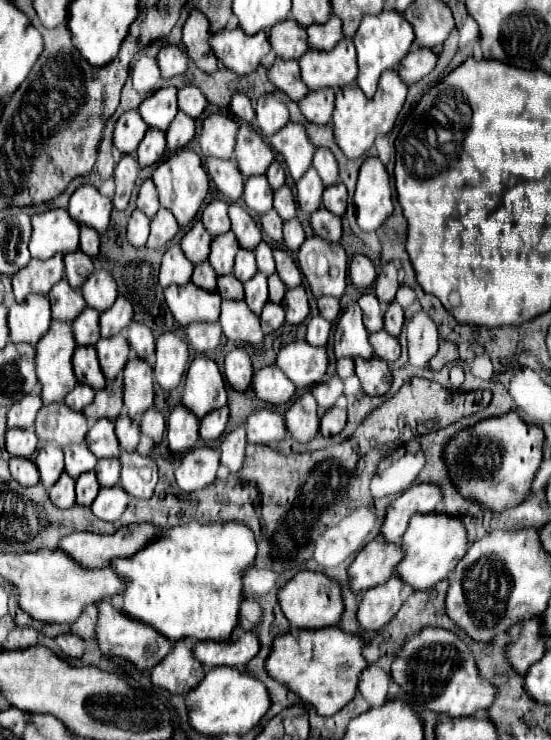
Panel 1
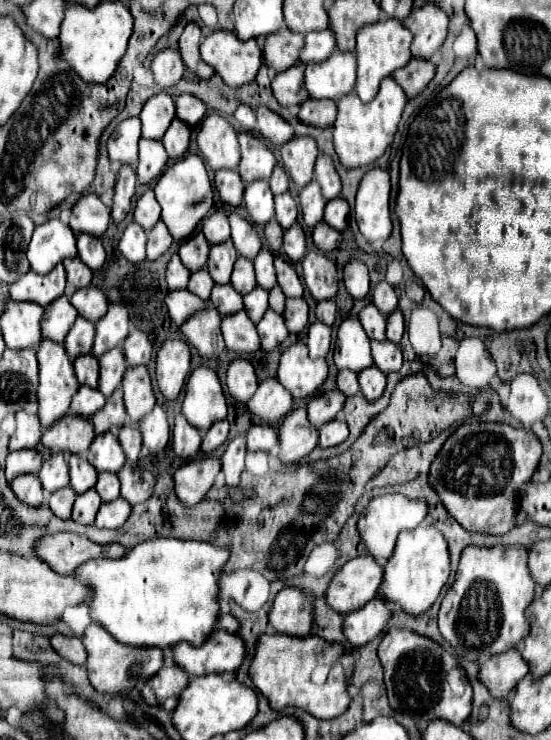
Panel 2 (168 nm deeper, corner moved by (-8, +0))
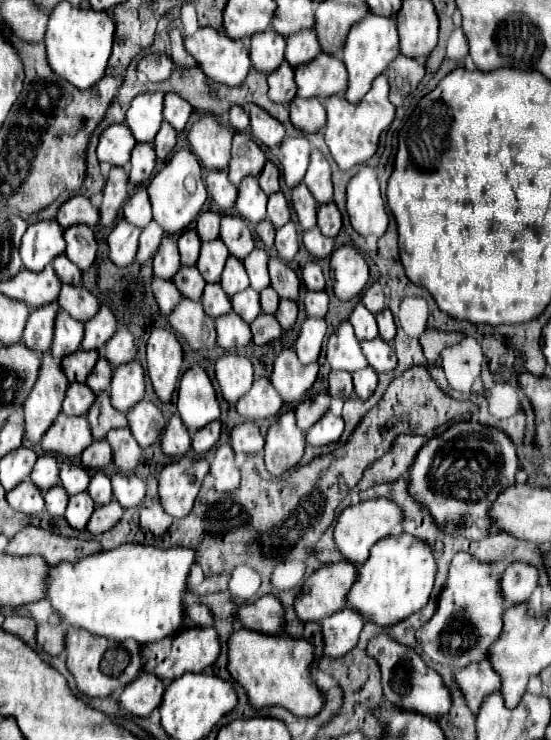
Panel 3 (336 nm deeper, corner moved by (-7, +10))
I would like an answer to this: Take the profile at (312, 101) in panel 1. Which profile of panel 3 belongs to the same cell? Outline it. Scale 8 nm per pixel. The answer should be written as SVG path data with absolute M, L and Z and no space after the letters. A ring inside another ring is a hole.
M296 97L290 103L290 121L294 123L294 127L302 129L304 133L320 131L322 127L326 127L324 101L318 97L312 97L312 99Z

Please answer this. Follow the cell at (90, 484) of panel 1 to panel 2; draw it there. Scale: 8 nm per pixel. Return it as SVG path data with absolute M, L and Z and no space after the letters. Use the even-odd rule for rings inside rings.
M89 489L87 493L77 495L75 505L73 505L71 519L75 523L81 523L81 525L93 525L95 515L99 511L99 505L101 505L101 499L99 499L97 491L95 489Z

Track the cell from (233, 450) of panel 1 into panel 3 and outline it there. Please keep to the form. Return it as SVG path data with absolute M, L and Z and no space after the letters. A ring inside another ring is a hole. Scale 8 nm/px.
M224 443L218 447L210 463L210 473L216 479L214 487L218 491L232 491L240 485L240 469L234 463L234 449L230 443Z

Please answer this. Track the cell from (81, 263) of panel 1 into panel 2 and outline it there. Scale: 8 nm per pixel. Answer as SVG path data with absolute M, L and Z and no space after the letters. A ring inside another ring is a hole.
M75 257L75 259L65 259L65 261L63 261L63 267L65 267L65 273L67 273L67 281L69 281L73 287L77 287L77 289L89 287L93 273L89 271L89 267L85 267L85 265L81 263L81 259L77 259L77 257Z

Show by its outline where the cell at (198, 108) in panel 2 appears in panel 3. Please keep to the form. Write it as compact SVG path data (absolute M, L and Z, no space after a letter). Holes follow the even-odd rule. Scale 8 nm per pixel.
M168 93L164 97L164 119L172 123L178 131L186 127L190 113L192 113L192 105L188 105L188 101L178 93Z

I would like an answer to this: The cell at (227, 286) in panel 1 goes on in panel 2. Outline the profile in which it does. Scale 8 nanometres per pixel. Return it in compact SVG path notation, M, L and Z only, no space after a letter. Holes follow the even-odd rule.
M229 283L227 285L215 285L209 301L221 313L221 317L233 315L233 313L243 309L243 297Z

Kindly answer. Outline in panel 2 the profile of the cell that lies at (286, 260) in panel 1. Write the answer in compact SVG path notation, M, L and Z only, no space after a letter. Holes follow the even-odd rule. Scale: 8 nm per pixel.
M275 257L275 273L277 273L277 285L287 297L303 297L303 283L297 277L293 265L285 261L283 257Z

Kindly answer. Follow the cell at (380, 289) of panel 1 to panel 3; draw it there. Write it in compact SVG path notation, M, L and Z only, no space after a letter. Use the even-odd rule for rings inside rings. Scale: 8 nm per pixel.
M376 281L376 283L372 283L372 285L368 287L368 291L364 293L362 303L366 305L368 311L372 311L372 313L376 315L376 313L380 313L380 311L384 309L384 299L386 299L384 289L382 289L382 285Z

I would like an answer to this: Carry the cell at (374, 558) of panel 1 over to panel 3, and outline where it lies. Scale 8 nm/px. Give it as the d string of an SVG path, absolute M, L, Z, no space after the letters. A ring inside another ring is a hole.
M346 559L320 567L296 597L300 621L322 621L324 617L346 607L346 595L356 583L358 567Z

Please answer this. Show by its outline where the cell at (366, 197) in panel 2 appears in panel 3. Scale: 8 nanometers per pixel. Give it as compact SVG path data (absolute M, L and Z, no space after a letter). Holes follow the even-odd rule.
M364 165L348 183L348 203L346 203L352 227L368 237L382 237L388 227L388 215L384 209L384 199L380 193L380 183L374 167Z

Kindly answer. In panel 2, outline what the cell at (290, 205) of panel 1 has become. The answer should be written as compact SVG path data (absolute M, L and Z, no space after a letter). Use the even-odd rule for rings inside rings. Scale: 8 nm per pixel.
M289 193L275 197L275 219L283 229L289 229L297 221L297 203Z

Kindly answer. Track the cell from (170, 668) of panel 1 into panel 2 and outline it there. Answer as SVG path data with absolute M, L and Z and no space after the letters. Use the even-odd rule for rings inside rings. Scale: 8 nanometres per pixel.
M167 663L161 667L161 671L157 671L157 675L153 675L153 679L149 679L143 685L141 697L147 705L161 707L171 713L185 687L187 687L185 671L179 671L179 667L173 663Z

